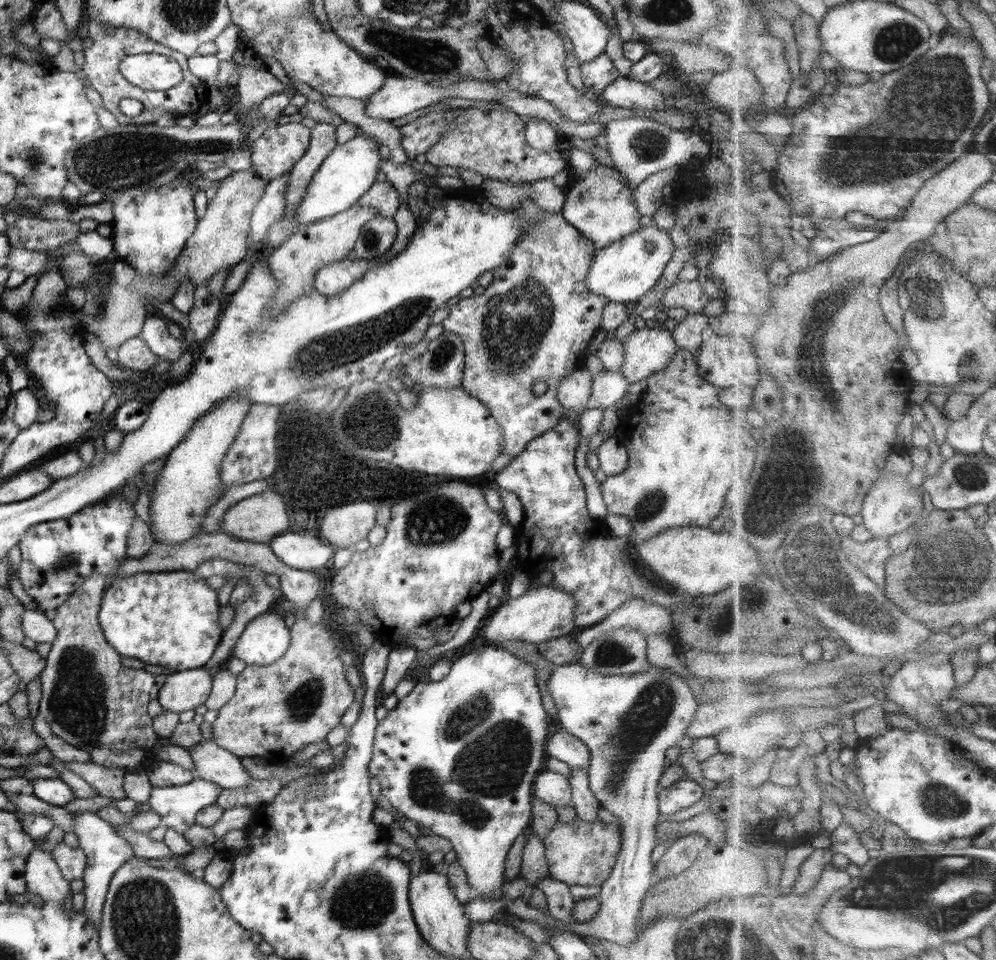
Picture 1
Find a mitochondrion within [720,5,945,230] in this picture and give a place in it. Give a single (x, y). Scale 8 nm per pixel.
(896, 44)

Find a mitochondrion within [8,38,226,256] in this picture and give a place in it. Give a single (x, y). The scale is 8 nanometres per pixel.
(35, 159)

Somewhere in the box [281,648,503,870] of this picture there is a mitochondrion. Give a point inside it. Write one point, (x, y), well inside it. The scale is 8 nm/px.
(305, 700)

